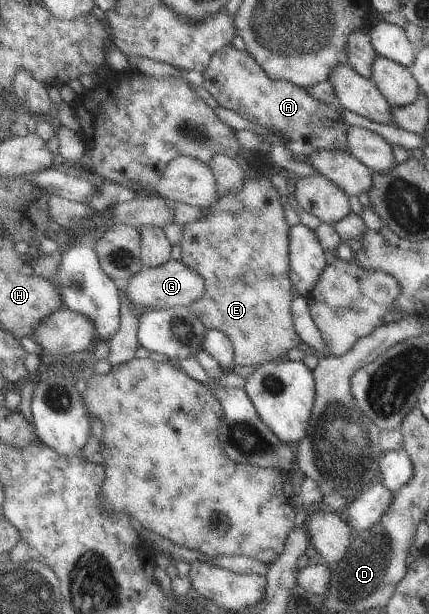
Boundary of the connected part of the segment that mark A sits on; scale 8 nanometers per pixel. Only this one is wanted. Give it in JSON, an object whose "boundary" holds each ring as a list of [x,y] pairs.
{"boundary":[[[229,43],[223,49],[215,51],[202,76],[202,86],[209,91],[219,106],[235,111],[243,119],[259,127],[273,127],[277,134],[287,139],[286,147],[297,161],[307,163],[307,159],[319,149],[347,150],[348,127],[341,117],[344,110],[342,107],[337,111],[336,107],[325,105],[311,97],[303,87],[269,78],[245,50],[238,50]]]}

